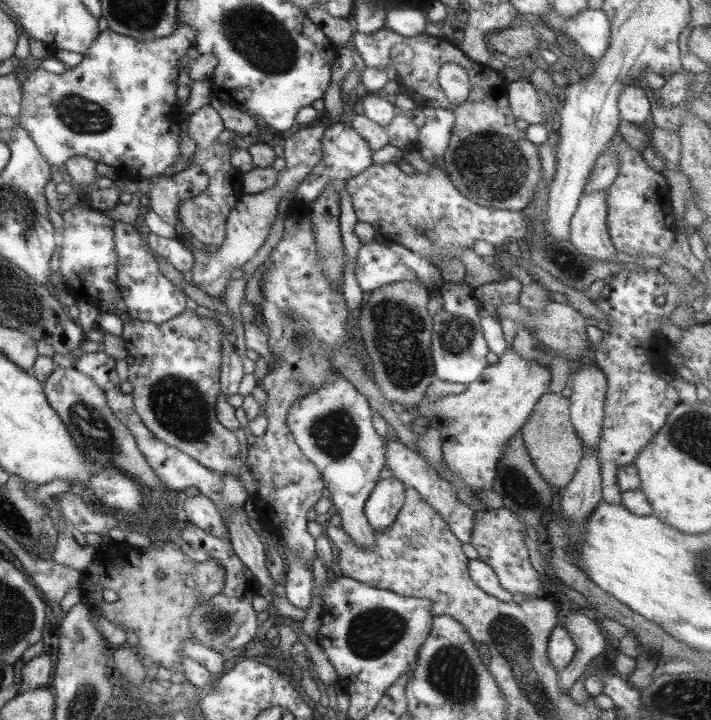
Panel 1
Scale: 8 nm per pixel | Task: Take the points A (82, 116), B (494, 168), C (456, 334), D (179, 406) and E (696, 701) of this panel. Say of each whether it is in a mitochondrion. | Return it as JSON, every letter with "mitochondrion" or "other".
{"A":"mitochondrion","B":"mitochondrion","C":"mitochondrion","D":"mitochondrion","E":"mitochondrion"}

